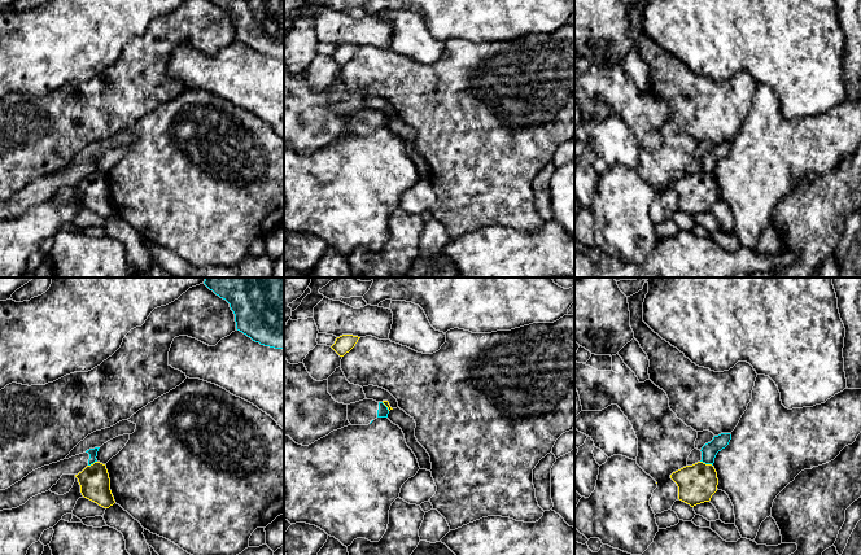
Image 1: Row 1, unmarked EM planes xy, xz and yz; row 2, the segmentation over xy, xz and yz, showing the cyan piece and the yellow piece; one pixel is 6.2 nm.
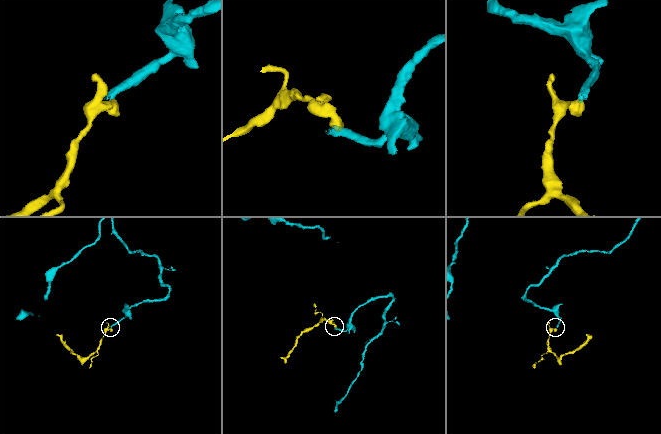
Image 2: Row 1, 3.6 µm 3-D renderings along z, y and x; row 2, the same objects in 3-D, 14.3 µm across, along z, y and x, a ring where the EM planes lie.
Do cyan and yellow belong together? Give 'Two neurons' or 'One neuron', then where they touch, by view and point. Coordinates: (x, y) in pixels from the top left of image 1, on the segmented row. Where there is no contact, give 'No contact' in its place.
Two neurons. Touches cyan at yz (707, 463)

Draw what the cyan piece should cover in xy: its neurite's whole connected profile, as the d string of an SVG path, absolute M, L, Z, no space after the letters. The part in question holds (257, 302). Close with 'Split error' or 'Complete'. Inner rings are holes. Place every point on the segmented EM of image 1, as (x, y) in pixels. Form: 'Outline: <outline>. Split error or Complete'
Outline: M206 278L204 284L230 303L237 331L284 350L284 278Z. Complete

